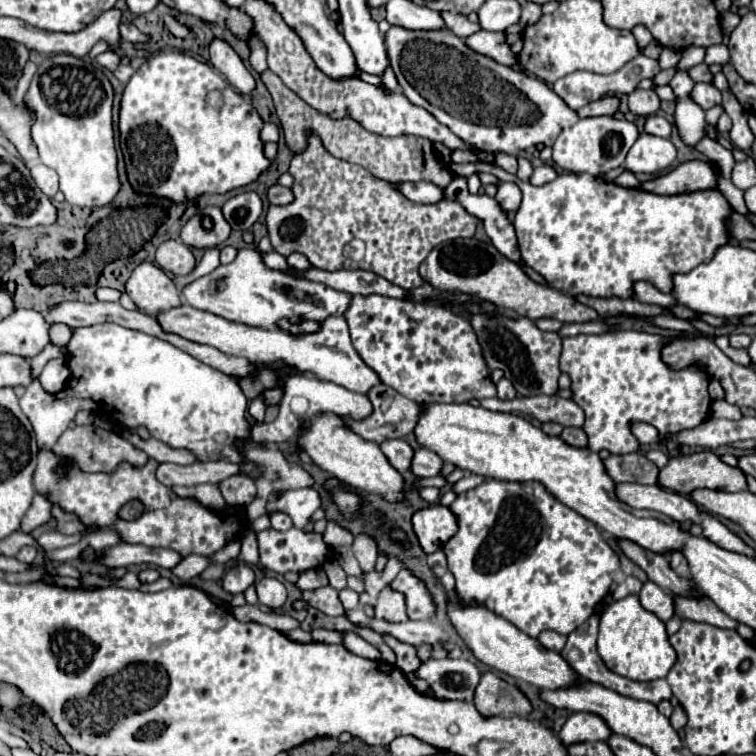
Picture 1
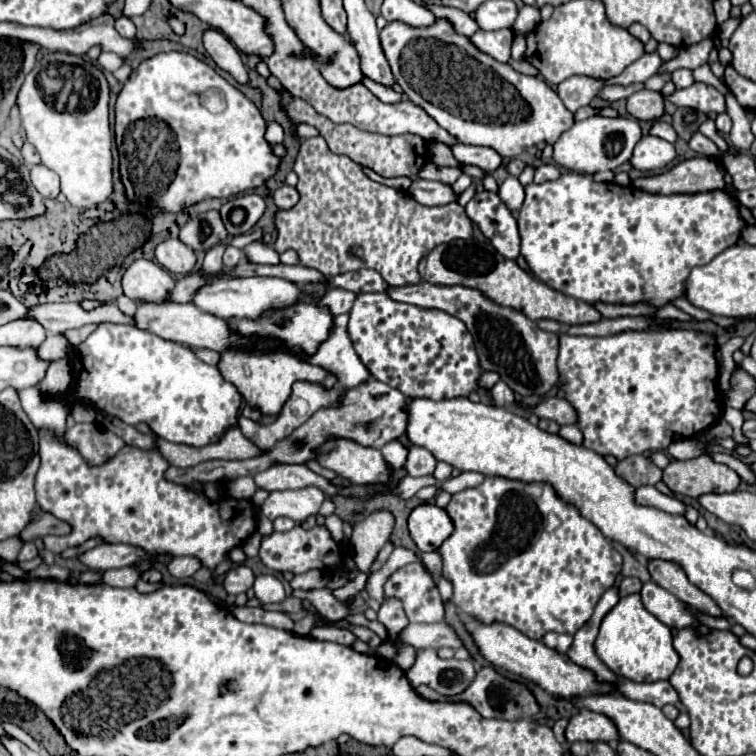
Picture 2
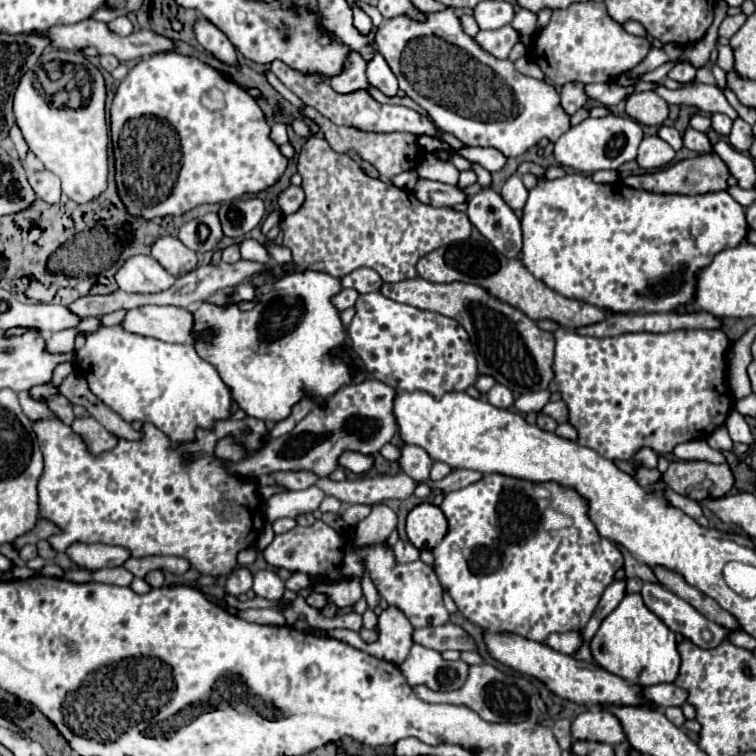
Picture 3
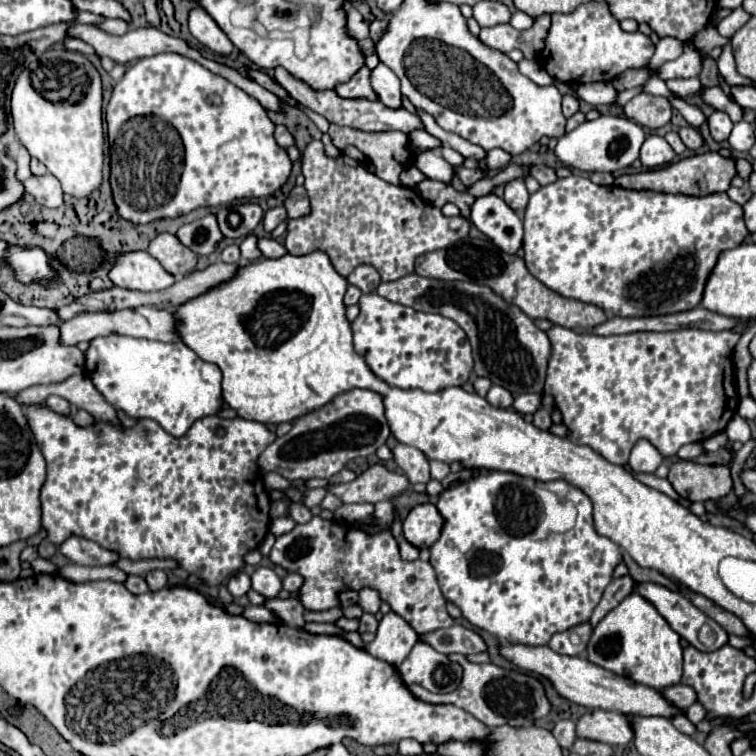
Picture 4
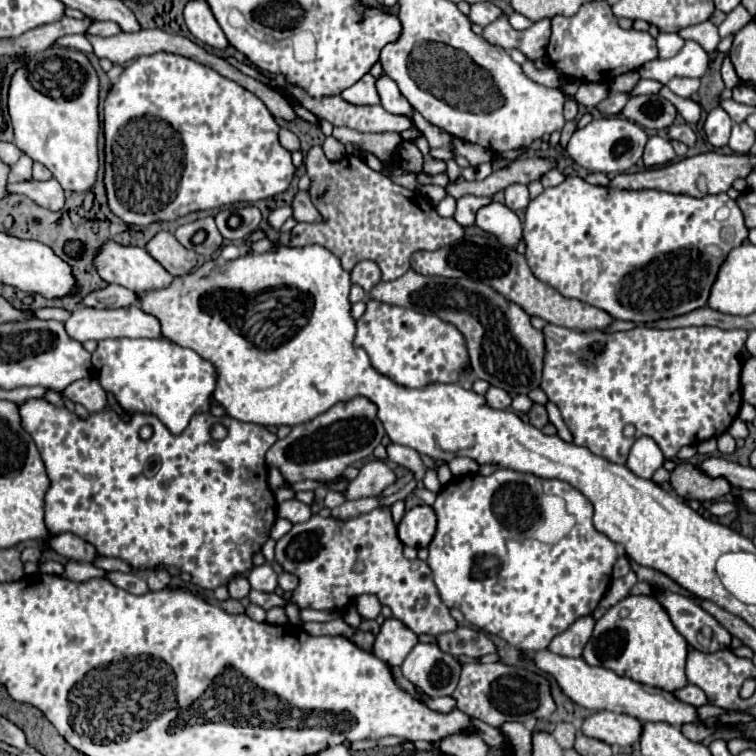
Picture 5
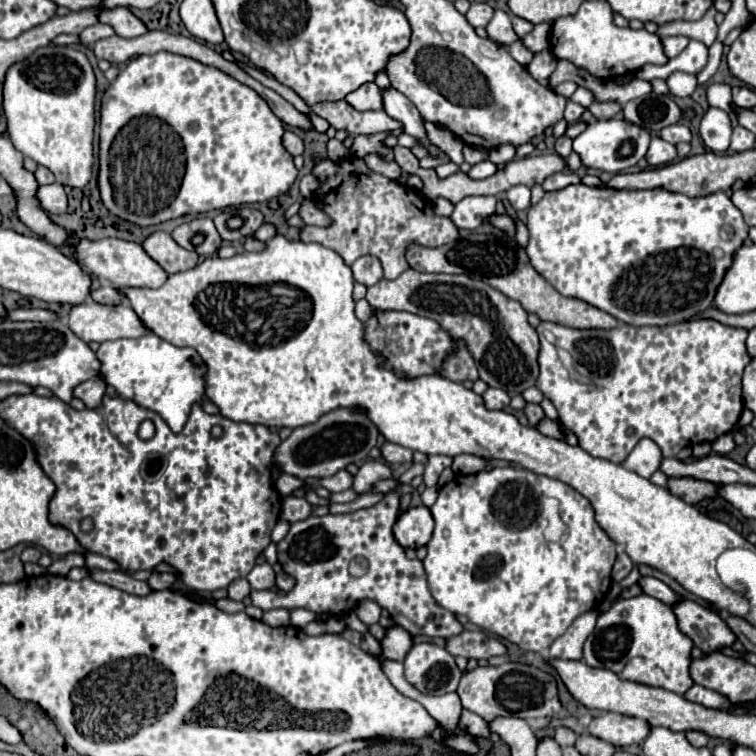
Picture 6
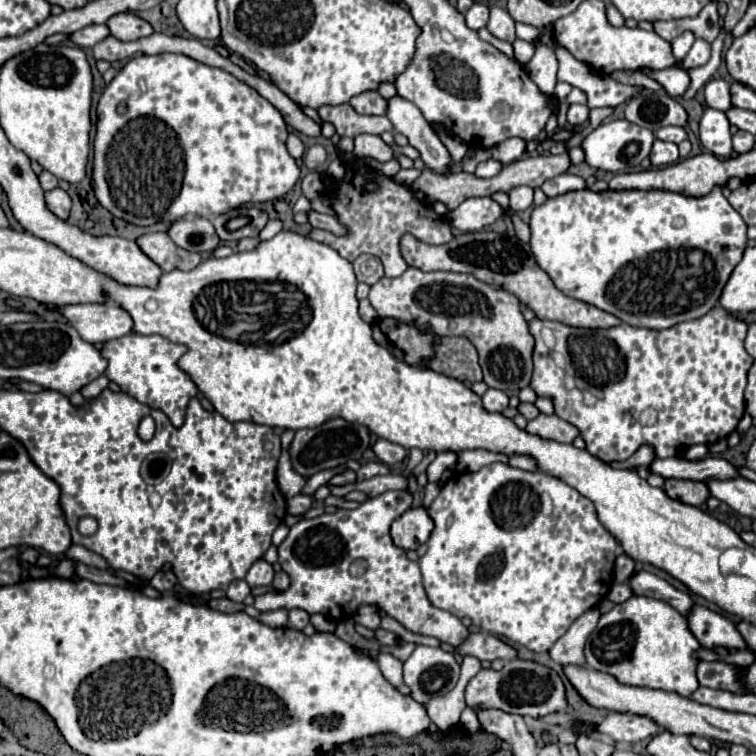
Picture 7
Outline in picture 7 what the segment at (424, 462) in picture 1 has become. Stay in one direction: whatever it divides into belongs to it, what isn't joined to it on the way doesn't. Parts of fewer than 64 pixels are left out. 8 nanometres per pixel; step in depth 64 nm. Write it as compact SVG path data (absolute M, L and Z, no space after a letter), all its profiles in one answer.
M376 440L376 442L372 444L372 452L376 454L376 458L378 458L380 462L384 462L384 464L388 464L388 466L392 466L392 464L396 464L396 462L402 462L402 460L406 458L406 454L408 454L406 448L398 446L398 444L394 444L394 442L388 442L388 440Z

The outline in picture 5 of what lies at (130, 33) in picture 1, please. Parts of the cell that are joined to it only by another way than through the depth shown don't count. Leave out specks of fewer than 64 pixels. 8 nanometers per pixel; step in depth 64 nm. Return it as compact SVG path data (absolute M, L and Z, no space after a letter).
M94 22L86 32L94 36L114 36L120 32L120 28L116 28L116 24L112 22Z

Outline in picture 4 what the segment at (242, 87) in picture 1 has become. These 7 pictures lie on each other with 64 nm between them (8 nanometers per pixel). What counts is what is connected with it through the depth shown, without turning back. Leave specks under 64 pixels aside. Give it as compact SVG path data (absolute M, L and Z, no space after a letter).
M196 6L196 8L190 10L188 26L190 26L192 36L200 44L208 46L210 50L220 52L220 54L230 54L234 50L228 36L222 32L222 28L214 22L214 18L202 6Z

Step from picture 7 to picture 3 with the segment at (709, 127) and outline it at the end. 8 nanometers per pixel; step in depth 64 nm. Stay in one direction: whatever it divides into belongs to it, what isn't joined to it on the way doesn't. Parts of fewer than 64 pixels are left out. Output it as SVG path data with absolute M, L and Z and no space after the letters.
M712 114L712 130L716 134L728 136L730 128L732 128L732 120L728 116L724 116L724 114Z

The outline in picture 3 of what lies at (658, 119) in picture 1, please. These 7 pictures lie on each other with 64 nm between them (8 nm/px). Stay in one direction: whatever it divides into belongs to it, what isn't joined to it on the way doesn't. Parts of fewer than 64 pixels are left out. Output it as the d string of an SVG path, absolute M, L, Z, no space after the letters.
M660 126L660 132L658 132L658 136L662 138L662 140L666 140L676 152L678 150L682 150L682 136L680 136L680 132L674 128L674 126Z

